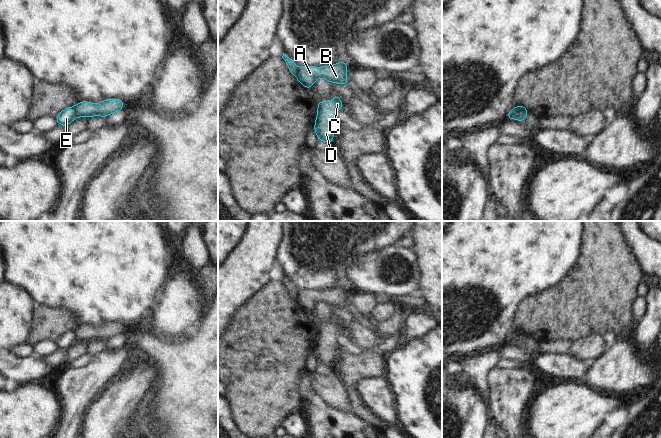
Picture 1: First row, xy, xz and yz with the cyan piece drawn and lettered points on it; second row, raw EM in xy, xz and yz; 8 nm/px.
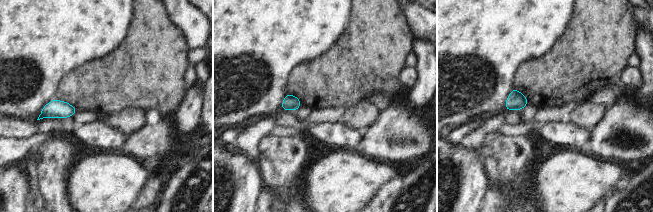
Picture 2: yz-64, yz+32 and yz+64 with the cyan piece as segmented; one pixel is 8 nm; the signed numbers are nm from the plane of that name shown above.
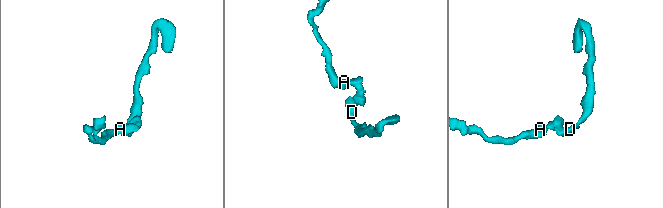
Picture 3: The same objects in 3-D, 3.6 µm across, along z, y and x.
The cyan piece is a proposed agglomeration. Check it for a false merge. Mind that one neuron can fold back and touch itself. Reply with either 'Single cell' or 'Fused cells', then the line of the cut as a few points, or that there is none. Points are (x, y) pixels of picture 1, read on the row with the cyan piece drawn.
Fused cells. Split along yz (513, 109), (527, 113)

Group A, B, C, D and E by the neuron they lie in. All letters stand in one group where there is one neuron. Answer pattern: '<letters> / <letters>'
A B C D / E

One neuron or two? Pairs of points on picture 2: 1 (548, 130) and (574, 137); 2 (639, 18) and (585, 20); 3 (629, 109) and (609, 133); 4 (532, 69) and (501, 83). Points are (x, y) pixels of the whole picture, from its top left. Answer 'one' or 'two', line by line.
1: one
2: two
3: one
4: two

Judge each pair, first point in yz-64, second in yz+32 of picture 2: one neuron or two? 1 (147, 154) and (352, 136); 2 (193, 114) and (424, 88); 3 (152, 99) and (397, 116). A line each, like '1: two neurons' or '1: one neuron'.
1: two neurons
2: one neuron
3: two neurons

